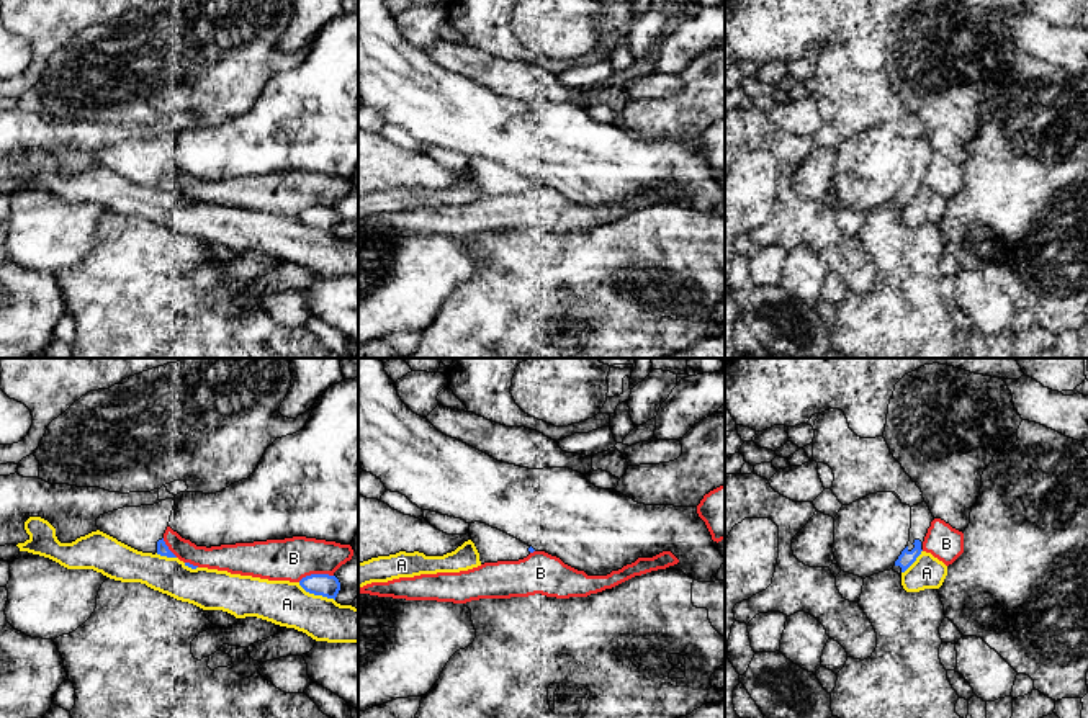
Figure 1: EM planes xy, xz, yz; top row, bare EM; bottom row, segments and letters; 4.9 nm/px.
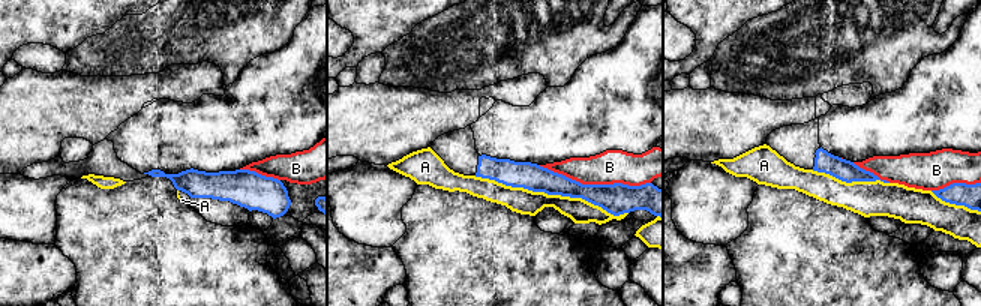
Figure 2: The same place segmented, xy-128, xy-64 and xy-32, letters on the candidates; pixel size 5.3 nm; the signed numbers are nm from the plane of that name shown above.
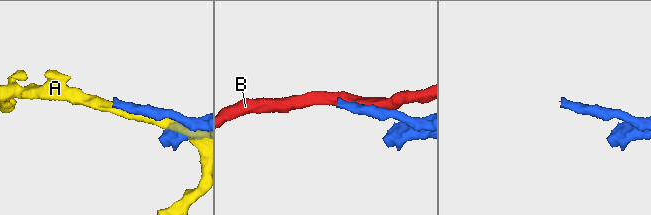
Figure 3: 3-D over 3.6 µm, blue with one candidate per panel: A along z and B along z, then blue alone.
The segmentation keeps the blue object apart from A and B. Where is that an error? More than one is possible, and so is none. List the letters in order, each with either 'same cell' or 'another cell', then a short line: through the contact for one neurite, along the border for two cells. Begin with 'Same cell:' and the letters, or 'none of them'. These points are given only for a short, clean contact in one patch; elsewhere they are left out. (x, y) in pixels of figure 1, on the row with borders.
Same cell: none of them
A: another cell
B: another cell

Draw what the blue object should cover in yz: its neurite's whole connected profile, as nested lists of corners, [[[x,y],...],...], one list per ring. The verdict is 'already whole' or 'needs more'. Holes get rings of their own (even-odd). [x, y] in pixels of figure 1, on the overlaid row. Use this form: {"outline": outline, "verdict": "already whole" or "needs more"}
{"outline": [[[926,502],[916,504],[911,507],[911,528],[910,528],[910,541],[906,548],[901,551],[898,559],[895,561],[893,571],[901,574],[905,572],[921,554],[923,541],[934,520]]], "verdict": "needs more"}

